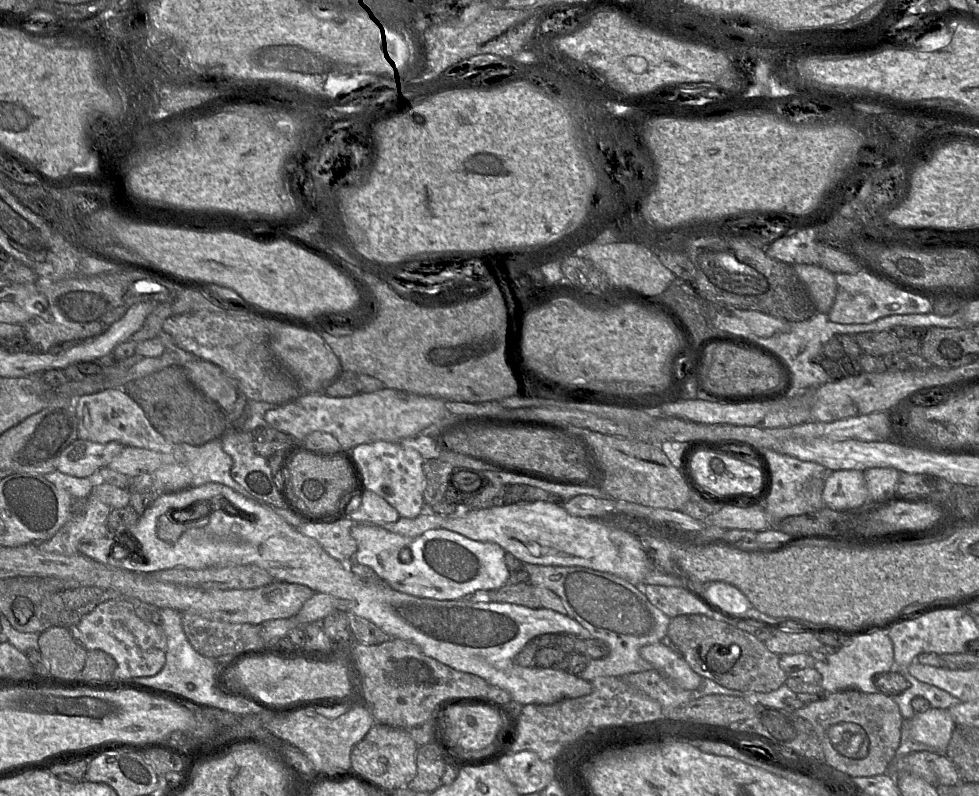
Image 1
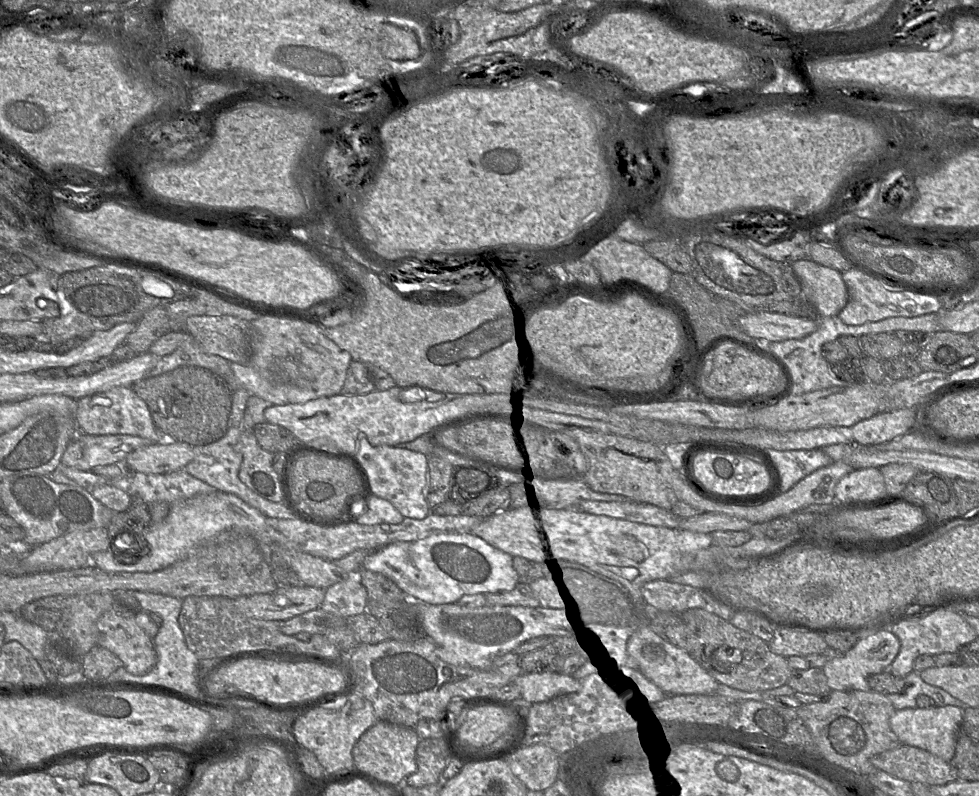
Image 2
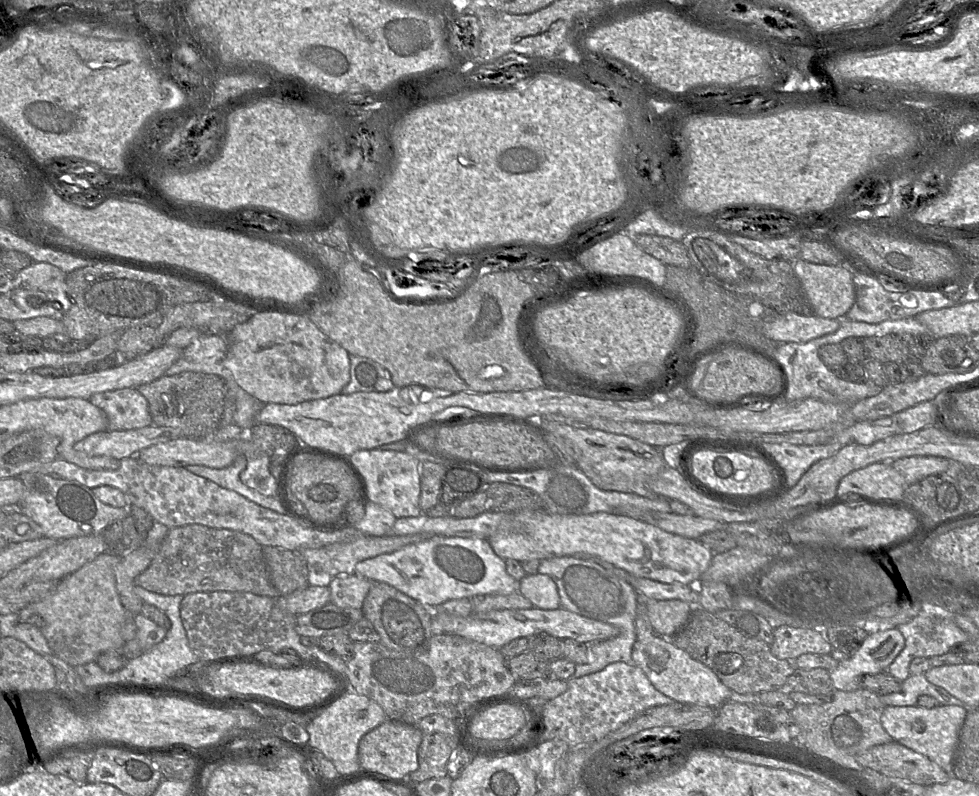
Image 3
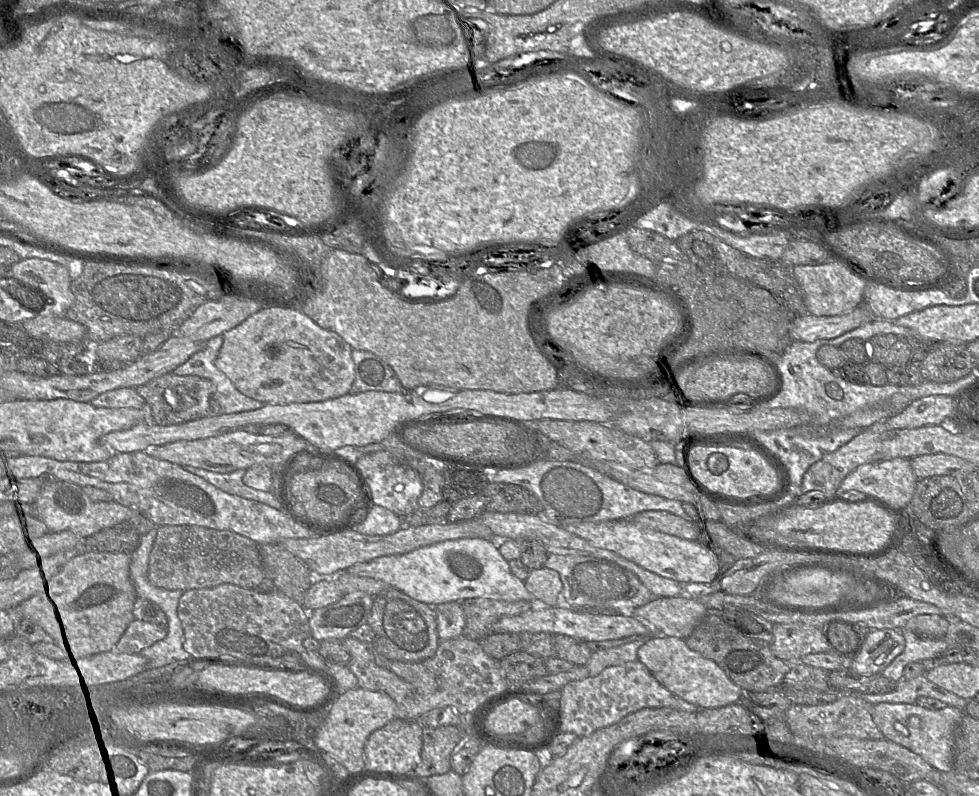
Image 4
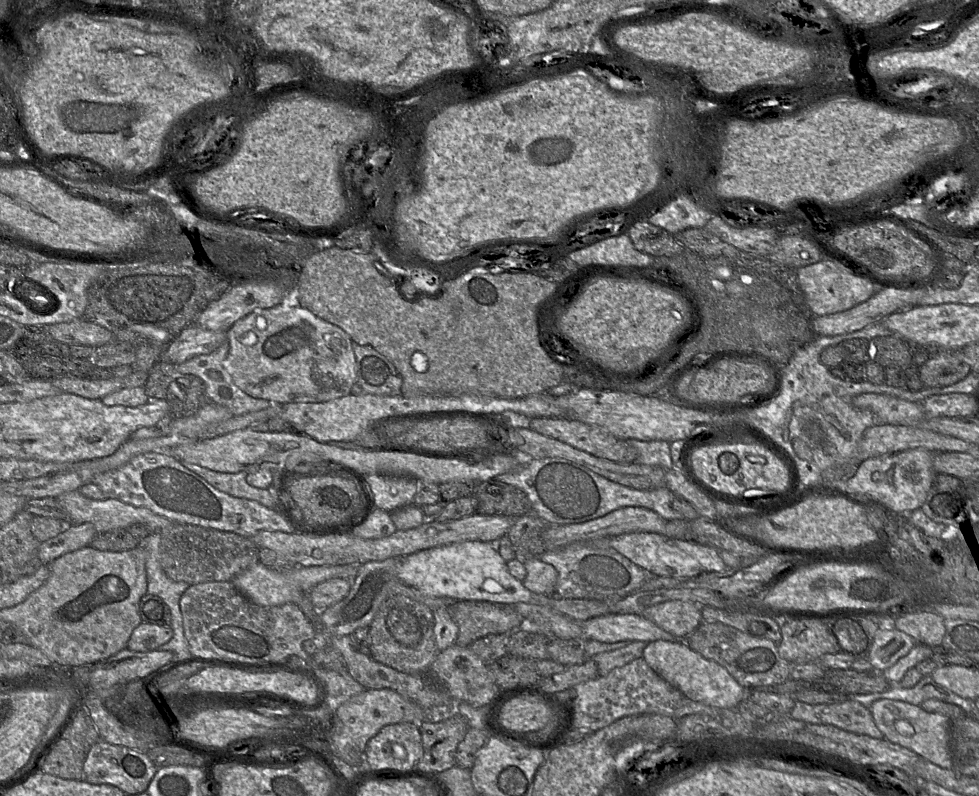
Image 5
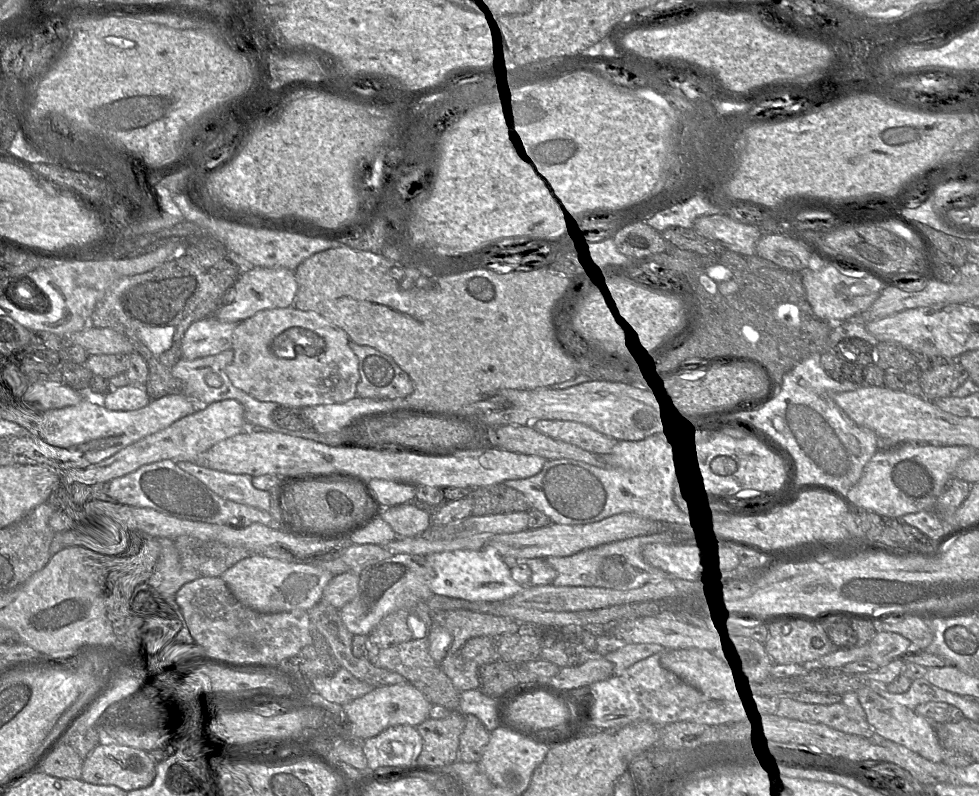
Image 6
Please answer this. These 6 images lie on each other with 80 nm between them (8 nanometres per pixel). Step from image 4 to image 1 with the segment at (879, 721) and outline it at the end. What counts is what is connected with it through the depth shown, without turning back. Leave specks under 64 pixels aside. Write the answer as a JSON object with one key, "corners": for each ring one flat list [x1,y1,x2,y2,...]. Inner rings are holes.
{"corners":[[930,708,909,720,912,738,945,753,956,725,948,709]]}

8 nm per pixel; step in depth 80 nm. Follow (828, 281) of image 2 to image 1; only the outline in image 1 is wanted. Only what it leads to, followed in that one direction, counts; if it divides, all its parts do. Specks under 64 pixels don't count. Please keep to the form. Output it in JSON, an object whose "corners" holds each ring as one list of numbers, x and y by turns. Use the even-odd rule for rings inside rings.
{"corners":[[796,264,793,268,817,311,828,314,837,295,835,274,819,265]]}

